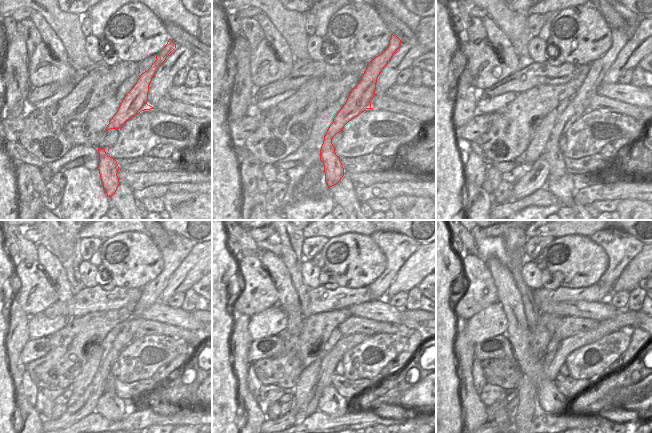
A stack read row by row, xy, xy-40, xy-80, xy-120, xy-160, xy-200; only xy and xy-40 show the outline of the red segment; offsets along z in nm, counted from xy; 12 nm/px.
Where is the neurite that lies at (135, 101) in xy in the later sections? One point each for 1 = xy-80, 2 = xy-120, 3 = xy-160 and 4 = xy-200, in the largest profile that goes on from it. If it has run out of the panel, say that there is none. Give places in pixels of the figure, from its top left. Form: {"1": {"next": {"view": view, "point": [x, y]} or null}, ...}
{"1": {"next": {"view": "xy-80", "point": [579, 104]}}, "2": {"next": {"view": "xy-120", "point": [179, 248]}}, "3": {"next": {"view": "xy-160", "point": [398, 248]}}, "4": {"next": {"view": "xy-200", "point": [621, 247]}}}

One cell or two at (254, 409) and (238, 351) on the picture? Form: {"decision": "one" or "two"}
{"decision": "one"}

